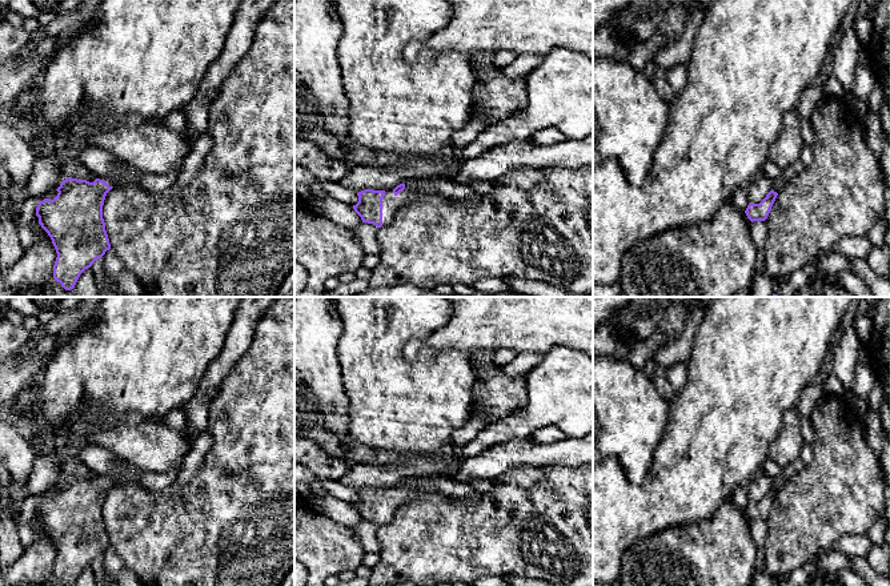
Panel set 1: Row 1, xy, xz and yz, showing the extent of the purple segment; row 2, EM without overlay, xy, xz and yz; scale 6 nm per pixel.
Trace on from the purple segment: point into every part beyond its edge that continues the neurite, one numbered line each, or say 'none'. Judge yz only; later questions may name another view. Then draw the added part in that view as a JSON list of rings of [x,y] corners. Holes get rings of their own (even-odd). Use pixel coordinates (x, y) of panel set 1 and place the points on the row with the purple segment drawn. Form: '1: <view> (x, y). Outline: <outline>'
1: yz (805, 159). Outline: [[[803,145],[803,149],[795,165],[791,169],[783,170],[778,178],[773,180],[773,190],[779,193],[786,185],[786,182],[795,174],[795,172],[803,169],[810,162],[811,162],[811,148]]]

